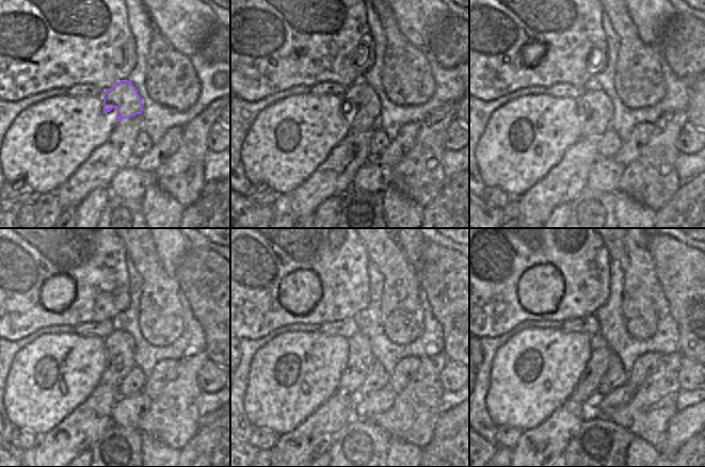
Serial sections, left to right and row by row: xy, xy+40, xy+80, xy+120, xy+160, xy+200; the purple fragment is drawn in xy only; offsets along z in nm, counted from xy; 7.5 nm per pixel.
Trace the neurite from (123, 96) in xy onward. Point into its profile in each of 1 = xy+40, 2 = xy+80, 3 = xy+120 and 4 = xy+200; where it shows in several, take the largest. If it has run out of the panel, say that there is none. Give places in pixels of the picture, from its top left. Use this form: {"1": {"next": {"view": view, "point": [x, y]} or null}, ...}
{"1": {"next": {"view": "xy+40", "point": [359, 99]}}, "2": {"next": {"view": "xy+80", "point": [595, 107]}}, "3": {"next": {"view": "xy+120", "point": [119, 344]}}, "4": {"next": {"view": "xy+200", "point": [586, 388]}}}

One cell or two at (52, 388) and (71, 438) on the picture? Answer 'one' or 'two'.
two

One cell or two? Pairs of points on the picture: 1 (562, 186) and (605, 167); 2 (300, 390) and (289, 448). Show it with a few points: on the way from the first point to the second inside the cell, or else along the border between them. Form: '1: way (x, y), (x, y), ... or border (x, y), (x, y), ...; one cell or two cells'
1: border (599, 158), (590, 173), (587, 188); two cells
2: border (313, 414), (304, 418), (293, 429), (278, 436); two cells

